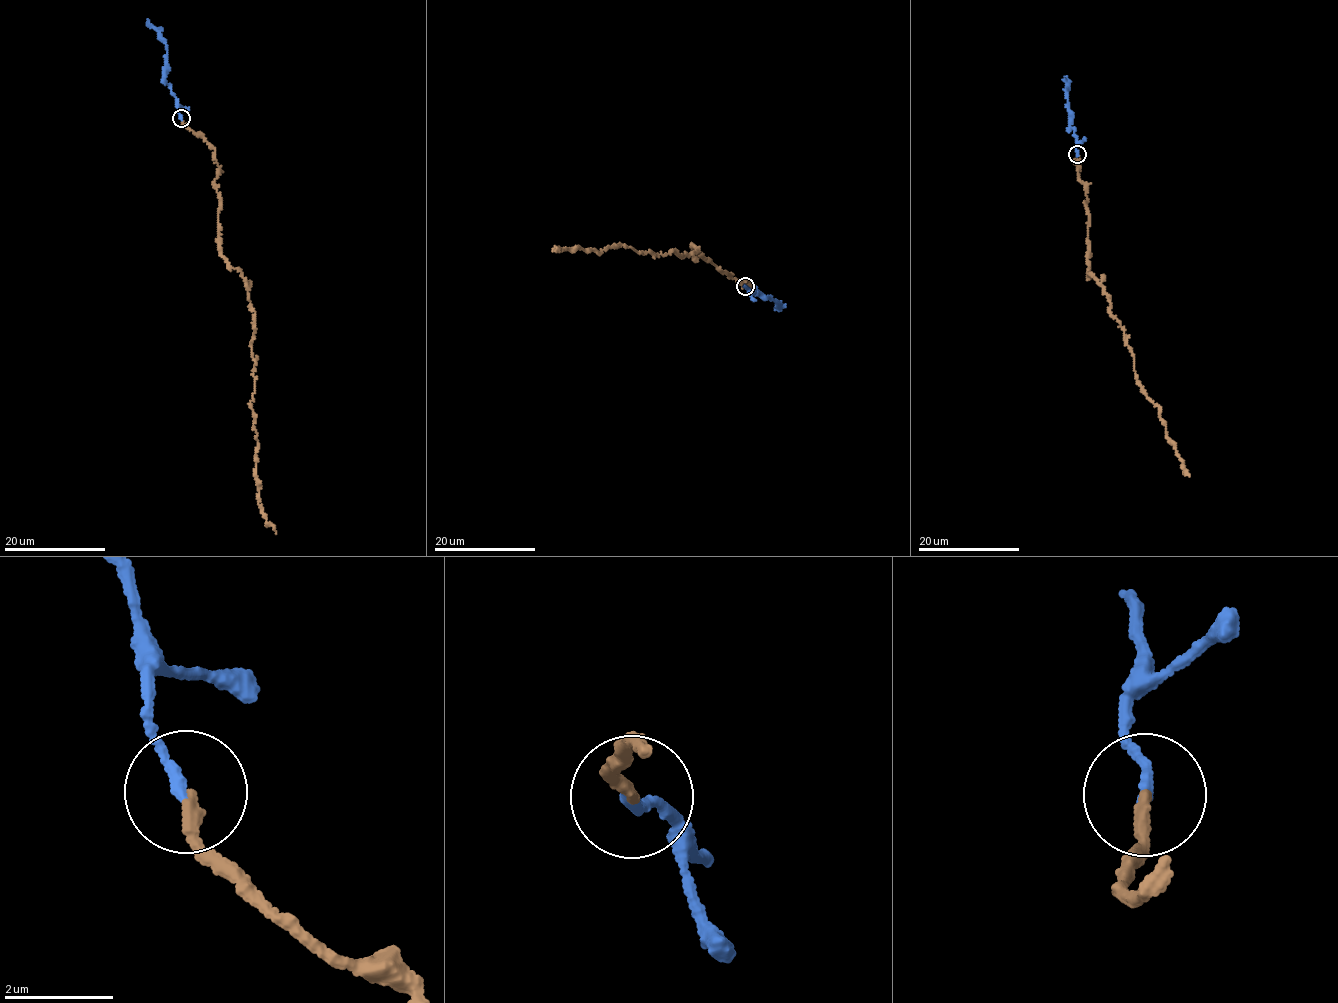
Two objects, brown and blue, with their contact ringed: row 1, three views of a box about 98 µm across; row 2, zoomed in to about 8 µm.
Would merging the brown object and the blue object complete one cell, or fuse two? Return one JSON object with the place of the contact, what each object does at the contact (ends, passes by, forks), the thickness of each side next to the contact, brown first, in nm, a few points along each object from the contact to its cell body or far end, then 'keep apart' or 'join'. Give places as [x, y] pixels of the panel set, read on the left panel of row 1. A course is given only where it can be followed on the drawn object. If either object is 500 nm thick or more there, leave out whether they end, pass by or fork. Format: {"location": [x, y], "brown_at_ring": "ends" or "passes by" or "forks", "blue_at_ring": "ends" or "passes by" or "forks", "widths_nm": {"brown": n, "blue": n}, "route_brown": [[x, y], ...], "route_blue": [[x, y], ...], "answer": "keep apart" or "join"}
{"location": [181, 118], "brown_at_ring": "ends", "blue_at_ring": "ends", "widths_nm": {"brown": 220, "blue": 190}, "route_brown": [[181, 119], [214, 149], [219, 250], [240, 271], [254, 312], [251, 405], [258, 503], [276, 532]], "route_blue": [[181, 119], [176, 96], [164, 79], [167, 43], [147, 20]], "answer": "join"}

